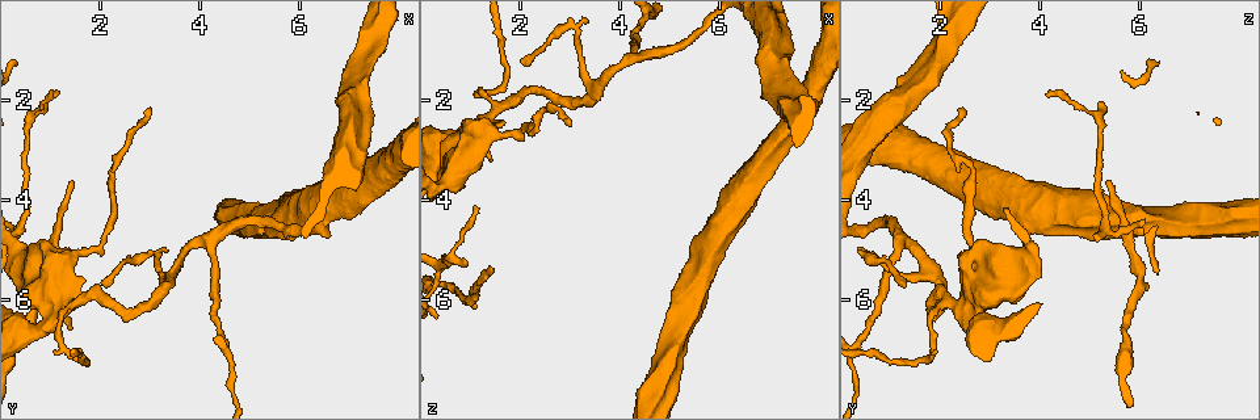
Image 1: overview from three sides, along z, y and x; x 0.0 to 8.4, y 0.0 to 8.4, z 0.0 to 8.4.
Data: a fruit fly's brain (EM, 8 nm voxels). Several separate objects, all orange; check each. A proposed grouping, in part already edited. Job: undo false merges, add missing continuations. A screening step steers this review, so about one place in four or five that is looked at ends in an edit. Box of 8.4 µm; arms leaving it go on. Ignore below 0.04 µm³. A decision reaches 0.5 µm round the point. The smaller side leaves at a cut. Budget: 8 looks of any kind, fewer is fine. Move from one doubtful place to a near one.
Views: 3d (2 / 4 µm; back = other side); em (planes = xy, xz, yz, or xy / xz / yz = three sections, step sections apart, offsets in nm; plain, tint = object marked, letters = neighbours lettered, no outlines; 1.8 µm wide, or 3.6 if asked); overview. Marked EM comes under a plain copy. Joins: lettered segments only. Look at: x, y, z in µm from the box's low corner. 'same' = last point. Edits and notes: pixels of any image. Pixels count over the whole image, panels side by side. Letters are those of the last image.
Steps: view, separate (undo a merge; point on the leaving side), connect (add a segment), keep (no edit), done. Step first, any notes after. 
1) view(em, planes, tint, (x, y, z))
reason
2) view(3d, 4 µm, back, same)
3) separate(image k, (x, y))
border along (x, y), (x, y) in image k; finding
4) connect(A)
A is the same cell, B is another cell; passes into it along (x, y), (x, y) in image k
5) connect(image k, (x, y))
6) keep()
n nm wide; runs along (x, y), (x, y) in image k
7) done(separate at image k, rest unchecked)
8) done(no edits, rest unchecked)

view(em, 3.6 µm, planes, letters, (1.05, 6.15, 2.70))
closes a loop

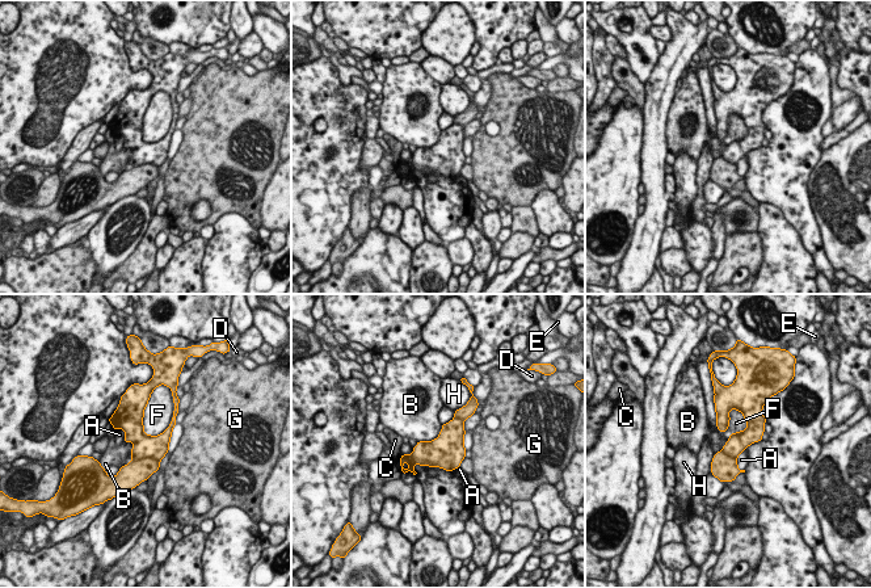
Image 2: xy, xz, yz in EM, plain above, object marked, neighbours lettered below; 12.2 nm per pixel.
separate(image 2, (144, 445))
A, B, C, D, E, F, G and H are other cells; border along (159, 460), (142, 457), (133, 461) in image 2; two neurons meet here

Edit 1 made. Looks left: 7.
view(3d, 2 µm, (2.10, 5.70, 1.30))

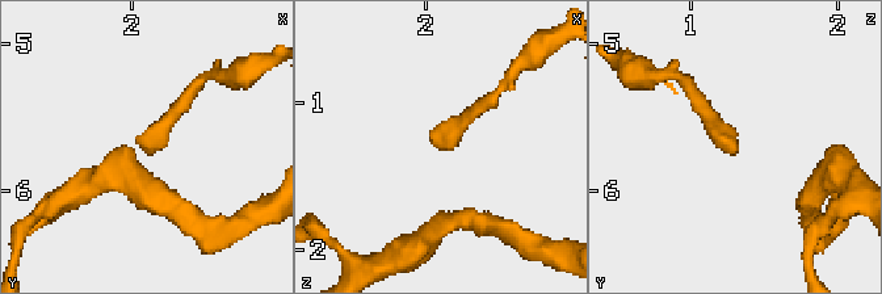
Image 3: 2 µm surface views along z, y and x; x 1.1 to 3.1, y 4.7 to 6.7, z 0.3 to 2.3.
view(em, yz, step 4, letters, (2.10, 5.74, 1.32))

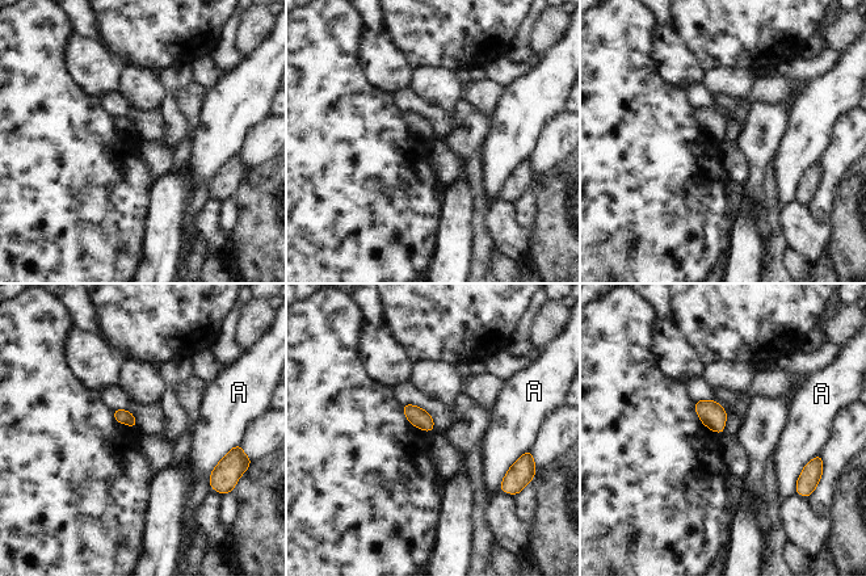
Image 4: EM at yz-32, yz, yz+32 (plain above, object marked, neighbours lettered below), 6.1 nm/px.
view(em, planes, letters, same)
cut it another way

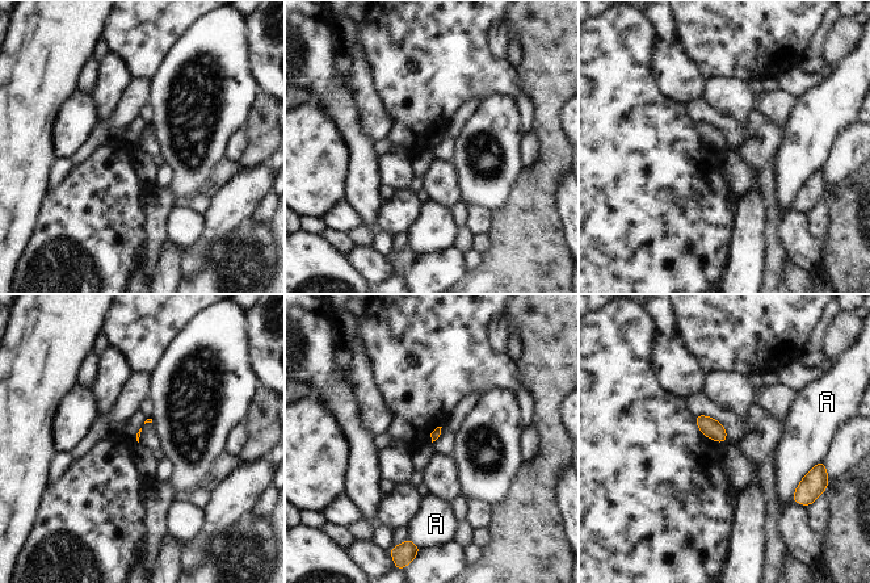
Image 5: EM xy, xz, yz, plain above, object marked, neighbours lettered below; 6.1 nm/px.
keep()
A is another cell; border along (814, 465), (799, 482), (791, 500) in image 5; none of them fits

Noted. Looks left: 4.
view(3d, 2 µm, (4.20, 4.80, 1.15))
side arm on a straight run

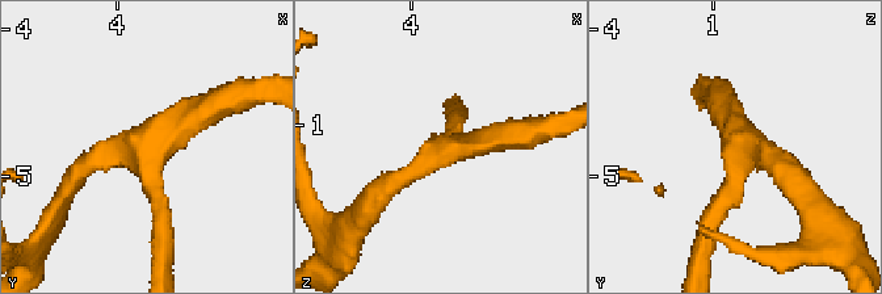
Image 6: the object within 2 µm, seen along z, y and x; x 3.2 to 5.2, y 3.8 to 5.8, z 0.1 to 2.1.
view(em, planes, tint, (4.22, 4.76, 1.16))
now the EM

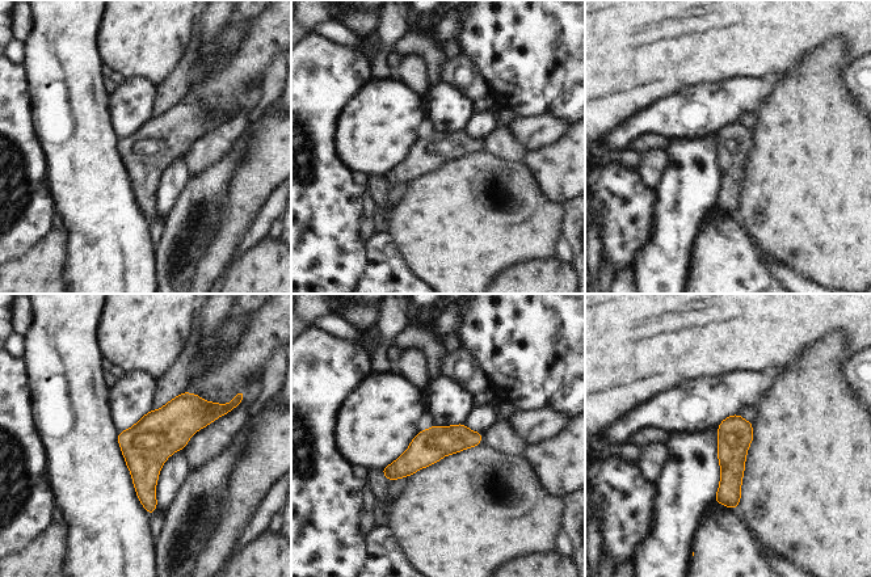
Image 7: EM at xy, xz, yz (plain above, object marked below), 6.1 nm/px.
view(em, planes, letters, same)
see the neighbours

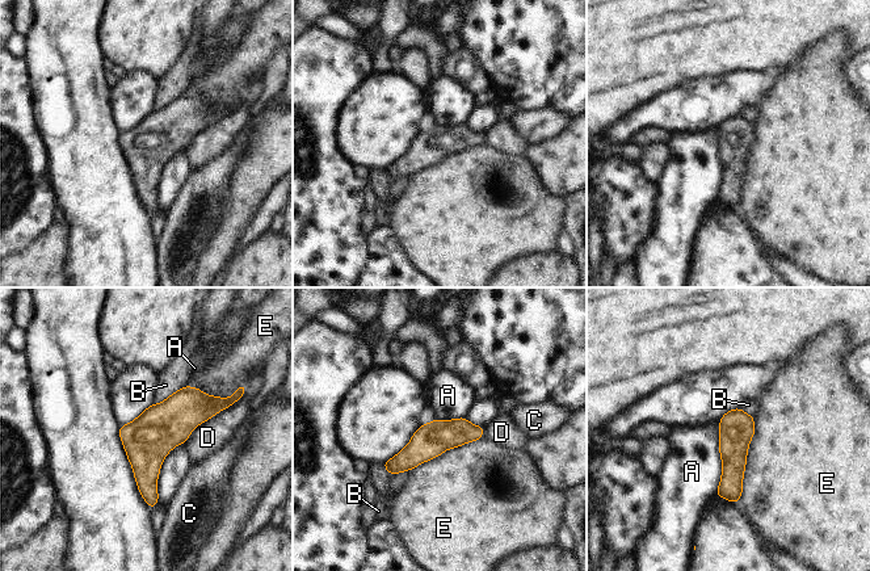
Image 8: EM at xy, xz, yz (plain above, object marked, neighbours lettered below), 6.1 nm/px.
keep()
200 nm wide; A, B, C, D and E are other cells; runs along (479, 429), (438, 435), (387, 465) in image 8; one neuron here

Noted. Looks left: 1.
done(separate at image 2, rest unchecked)

